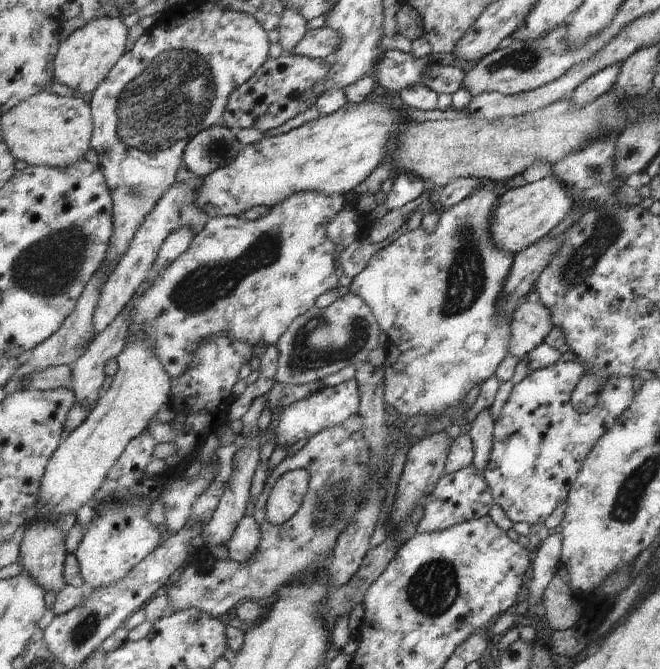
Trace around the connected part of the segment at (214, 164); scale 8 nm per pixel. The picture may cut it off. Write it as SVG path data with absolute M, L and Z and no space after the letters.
M213 125L189 141L184 154L184 167L195 176L204 178L231 164L243 147L232 129Z

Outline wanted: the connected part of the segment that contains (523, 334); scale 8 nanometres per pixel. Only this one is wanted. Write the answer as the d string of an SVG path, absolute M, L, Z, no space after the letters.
M524 301L523 304L519 304L512 316L510 354L523 359L529 351L535 350L541 343L545 342L545 338L551 334L553 327L551 311L543 303Z

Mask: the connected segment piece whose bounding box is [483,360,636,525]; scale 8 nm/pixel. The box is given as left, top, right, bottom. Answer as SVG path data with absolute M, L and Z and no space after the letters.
M577 360L558 362L551 366L529 373L515 385L509 402L505 405L499 420L495 423L494 445L483 476L489 485L494 501L514 522L527 522L529 525L545 522L553 510L568 499L572 484L576 482L584 466L584 460L592 454L600 438L614 422L632 406L636 396L634 381L631 378L610 377L601 393L600 402L588 413L573 410L572 392L584 375L585 367Z

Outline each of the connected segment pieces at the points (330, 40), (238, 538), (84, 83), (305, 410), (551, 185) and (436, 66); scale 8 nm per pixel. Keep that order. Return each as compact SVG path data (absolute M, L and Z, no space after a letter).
M325 24L319 29L308 30L305 38L292 50L292 54L321 59L324 62L334 61L341 43L341 33Z
M254 516L243 517L233 538L226 544L230 559L240 563L249 562L258 551L262 536L257 519Z
M103 16L91 21L60 43L55 60L54 81L70 86L75 92L93 94L108 78L119 59L129 50L129 29L118 16Z
M355 378L332 387L325 387L308 399L300 400L299 403L288 406L277 417L278 422L274 430L276 434L276 445L285 444L285 446L289 446L290 448L292 444L303 440L303 438L307 438L307 436L313 436L322 430L343 424L353 415L359 415L360 402L360 384Z
M553 176L522 187L511 187L493 205L490 228L492 241L501 250L519 254L547 236L557 224L561 224L573 209L573 203L566 186Z
M431 63L424 70L424 84L432 88L437 94L445 92L453 94L460 88L466 77L466 72L455 65L443 65L439 63Z

